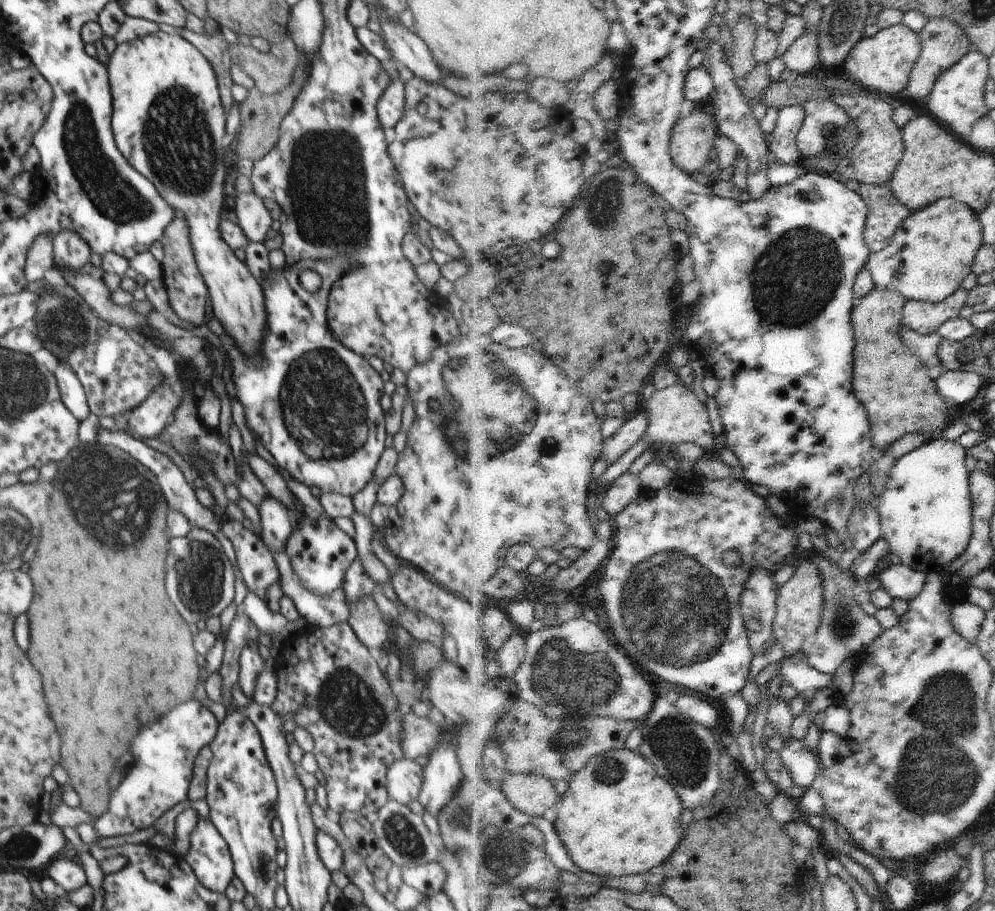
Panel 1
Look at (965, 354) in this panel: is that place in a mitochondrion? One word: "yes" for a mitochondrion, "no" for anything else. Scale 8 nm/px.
yes

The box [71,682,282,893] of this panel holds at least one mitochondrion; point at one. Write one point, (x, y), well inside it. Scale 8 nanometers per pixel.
(264, 872)

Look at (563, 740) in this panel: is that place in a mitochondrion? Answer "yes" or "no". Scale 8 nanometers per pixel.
yes

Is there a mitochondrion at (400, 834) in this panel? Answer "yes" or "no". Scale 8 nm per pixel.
yes

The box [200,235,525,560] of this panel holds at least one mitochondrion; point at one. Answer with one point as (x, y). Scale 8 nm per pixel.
(322, 408)

